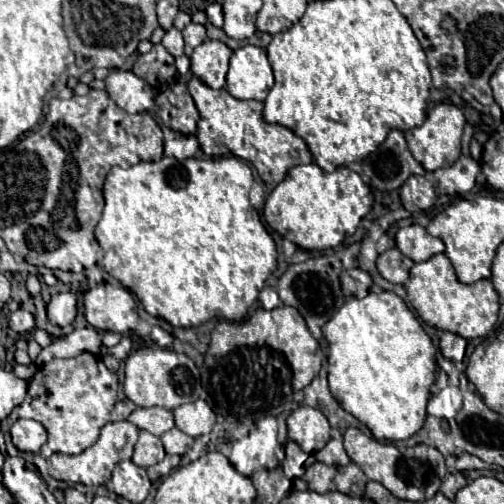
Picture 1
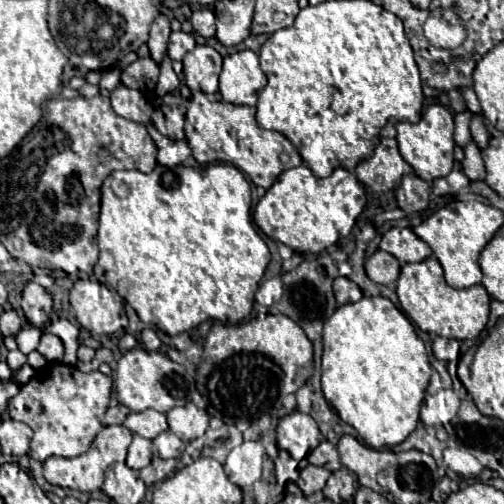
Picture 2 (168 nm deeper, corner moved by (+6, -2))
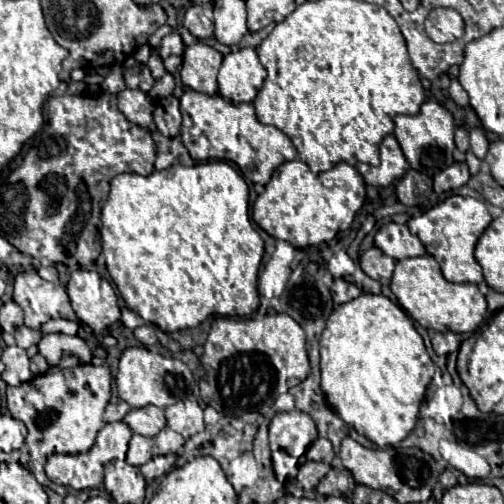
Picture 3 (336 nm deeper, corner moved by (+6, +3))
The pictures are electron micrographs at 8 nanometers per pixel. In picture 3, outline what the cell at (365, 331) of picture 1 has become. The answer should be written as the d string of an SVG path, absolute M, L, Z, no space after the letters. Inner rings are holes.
M363 293L361 297L339 305L327 319L327 327L321 335L321 389L327 403L335 413L351 425L357 433L369 437L375 445L397 445L415 427L421 401L427 385L431 383L435 365L423 345L421 335L415 331L407 313L383 295Z

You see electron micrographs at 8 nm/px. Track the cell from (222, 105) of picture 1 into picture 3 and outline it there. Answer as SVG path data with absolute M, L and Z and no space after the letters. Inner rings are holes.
M185 91L185 95L181 97L181 113L181 141L193 159L219 159L235 163L241 169L243 177L253 183L265 185L281 163L293 161L297 157L297 151L285 133L281 133L273 125L263 125L257 121L251 103L235 105L221 95Z

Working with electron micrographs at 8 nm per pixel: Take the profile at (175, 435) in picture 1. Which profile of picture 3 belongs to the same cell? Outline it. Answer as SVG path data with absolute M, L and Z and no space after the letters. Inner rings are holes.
M165 427L159 435L155 435L155 443L157 443L161 455L167 455L167 453L177 453L179 455L183 451L185 439L177 431Z

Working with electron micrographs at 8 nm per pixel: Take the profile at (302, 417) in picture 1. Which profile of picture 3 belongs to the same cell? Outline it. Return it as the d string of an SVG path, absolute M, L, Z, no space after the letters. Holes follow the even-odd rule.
M277 413L269 423L269 443L272 451L285 449L289 455L301 457L315 439L317 427L307 413Z

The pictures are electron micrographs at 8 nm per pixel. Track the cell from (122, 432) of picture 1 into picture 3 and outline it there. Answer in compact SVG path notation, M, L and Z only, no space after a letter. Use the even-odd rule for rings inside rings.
M115 421L115 423L107 423L99 435L97 435L97 441L95 445L87 451L87 453L77 453L77 455L51 455L47 459L47 465L45 465L45 473L47 477L57 483L57 485L65 485L65 487L71 487L75 491L81 491L81 489L95 489L103 483L103 465L113 461L113 459L125 459L125 453L127 453L127 443L131 439L131 429L123 423L123 421Z

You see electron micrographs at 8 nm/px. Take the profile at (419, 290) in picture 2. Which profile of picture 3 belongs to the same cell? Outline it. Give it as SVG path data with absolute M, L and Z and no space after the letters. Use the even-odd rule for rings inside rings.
M431 255L421 257L409 257L401 259L395 265L393 277L391 277L391 291L395 293L399 305L425 329L435 329L441 333L473 333L487 311L485 297L477 289L477 285L461 285L461 283L449 283L439 263Z

